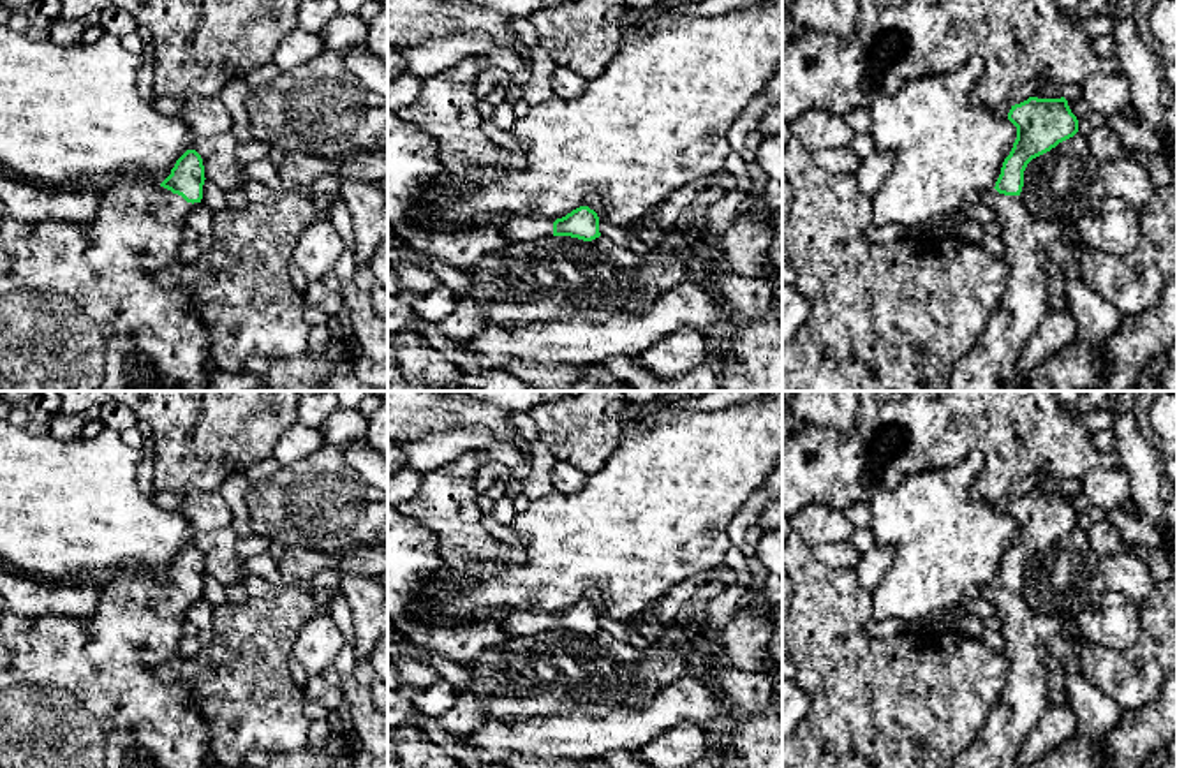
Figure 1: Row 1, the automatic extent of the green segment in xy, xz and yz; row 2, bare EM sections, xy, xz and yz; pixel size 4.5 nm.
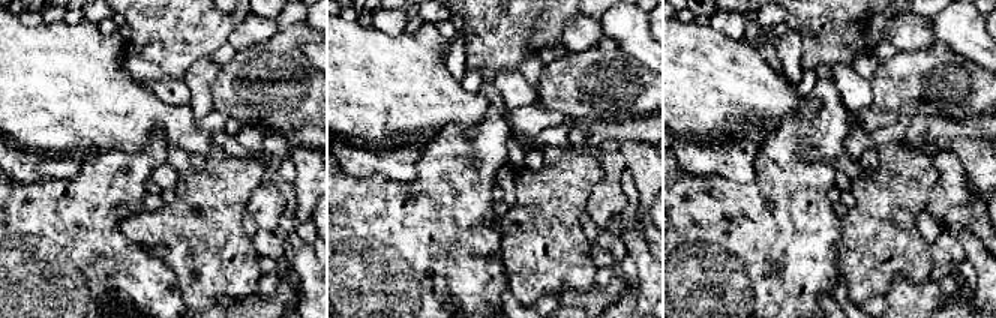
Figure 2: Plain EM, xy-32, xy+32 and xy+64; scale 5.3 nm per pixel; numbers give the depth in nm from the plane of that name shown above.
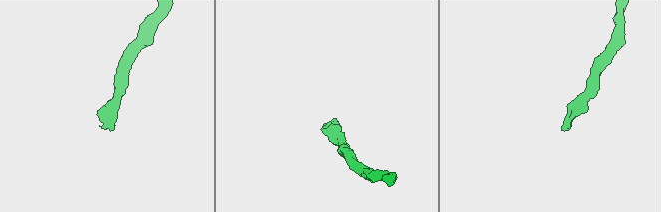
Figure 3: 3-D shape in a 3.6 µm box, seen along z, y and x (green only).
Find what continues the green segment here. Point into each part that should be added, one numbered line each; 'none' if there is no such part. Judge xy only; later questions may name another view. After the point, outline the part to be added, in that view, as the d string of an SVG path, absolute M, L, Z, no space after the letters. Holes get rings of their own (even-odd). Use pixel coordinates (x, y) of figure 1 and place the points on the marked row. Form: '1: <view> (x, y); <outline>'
1: xy (80, 310); M118 178L106 190L100 192L97 215L88 222L63 222L63 220L46 220L42 224L25 224L16 220L7 206L0 199L0 386L5 391L211 391L210 375L215 370L215 363L210 351L210 336L201 319L197 317L190 298L185 291L176 291L169 287L160 287L155 282L159 271L181 262L180 247L183 240L183 229L187 227L185 218L192 208L192 203L187 203L181 196L173 194L171 190L160 187L152 180L134 180L134 178Z

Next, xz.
1: xz (517, 229); M509 217L500 225L500 233L509 243L525 243L543 236L553 236L553 222L541 217Z

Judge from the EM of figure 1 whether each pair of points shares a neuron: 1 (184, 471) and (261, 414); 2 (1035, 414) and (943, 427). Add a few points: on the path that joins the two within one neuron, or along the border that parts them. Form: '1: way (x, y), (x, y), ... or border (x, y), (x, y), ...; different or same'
1: way (203, 451), (242, 414); same
2: way (1012, 414), (966, 414); same

